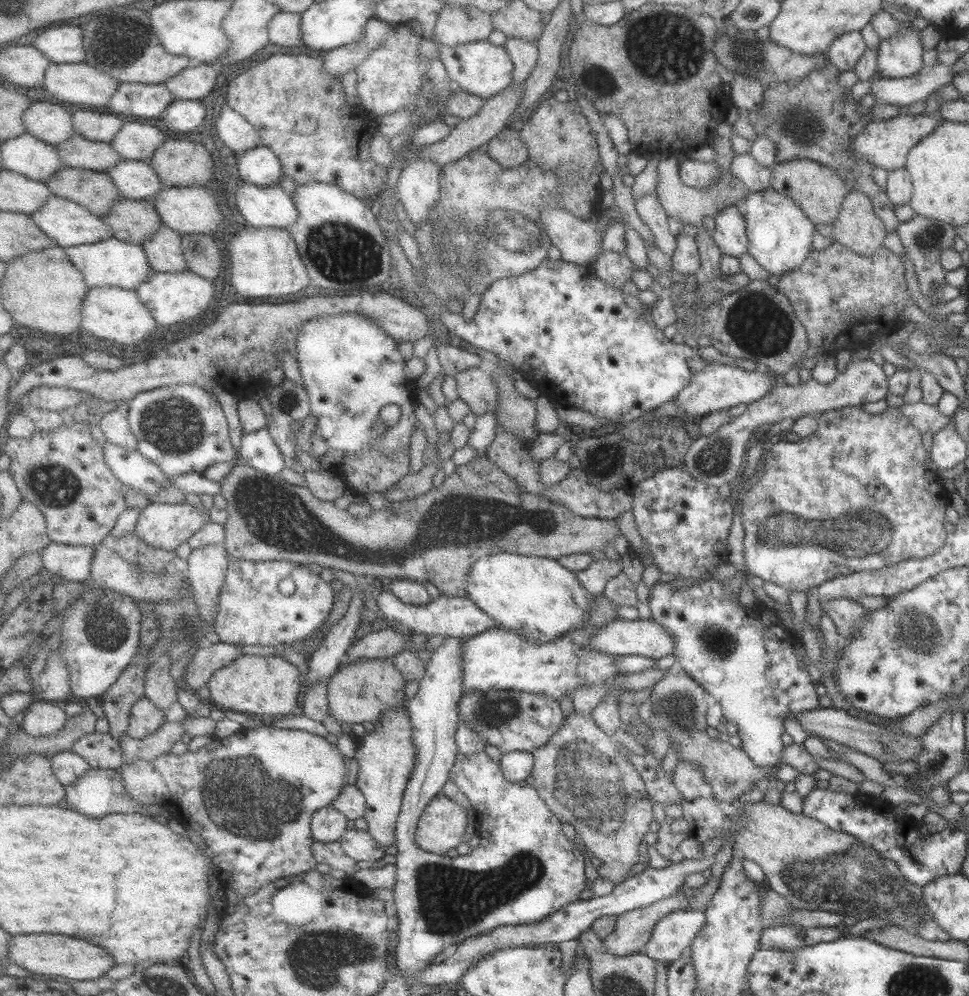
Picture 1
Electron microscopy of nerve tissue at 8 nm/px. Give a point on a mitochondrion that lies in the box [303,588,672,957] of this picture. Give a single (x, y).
(451, 901)

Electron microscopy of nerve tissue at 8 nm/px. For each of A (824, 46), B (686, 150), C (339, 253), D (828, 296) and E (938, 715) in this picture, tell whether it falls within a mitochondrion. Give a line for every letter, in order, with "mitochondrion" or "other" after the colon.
A: other
B: other
C: mitochondrion
D: other
E: other

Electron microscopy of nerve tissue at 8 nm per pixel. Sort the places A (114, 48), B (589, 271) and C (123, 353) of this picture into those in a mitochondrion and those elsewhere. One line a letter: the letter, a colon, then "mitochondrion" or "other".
A: mitochondrion
B: other
C: other

